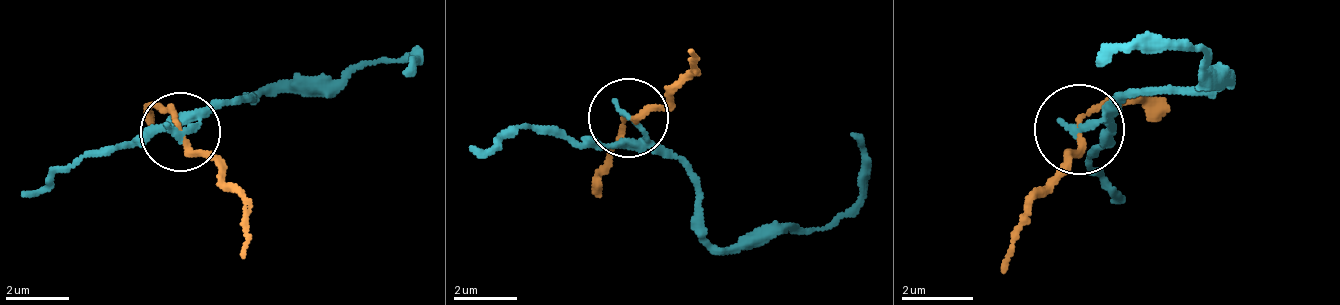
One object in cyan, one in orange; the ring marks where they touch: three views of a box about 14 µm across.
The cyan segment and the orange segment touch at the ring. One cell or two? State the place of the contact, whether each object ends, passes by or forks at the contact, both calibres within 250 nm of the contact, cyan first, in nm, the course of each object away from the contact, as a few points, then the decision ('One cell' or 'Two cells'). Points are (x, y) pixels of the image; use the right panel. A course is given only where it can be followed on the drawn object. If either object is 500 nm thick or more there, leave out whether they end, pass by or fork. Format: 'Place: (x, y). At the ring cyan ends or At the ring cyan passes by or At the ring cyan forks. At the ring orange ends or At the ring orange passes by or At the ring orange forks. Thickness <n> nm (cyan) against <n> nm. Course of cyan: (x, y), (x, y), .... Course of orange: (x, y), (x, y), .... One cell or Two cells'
Place: (1079, 129). At the ring cyan ends. At the ring orange passes by. Thickness 200 nm (cyan) against 160 nm. Course of cyan: (1077, 131), (1131, 95), (1203, 95), (1230, 77), (1203, 50), (1113, 50), (1095, 68). Course of orange: (1077, 131), (1023, 212), (1005, 275). Two cells

